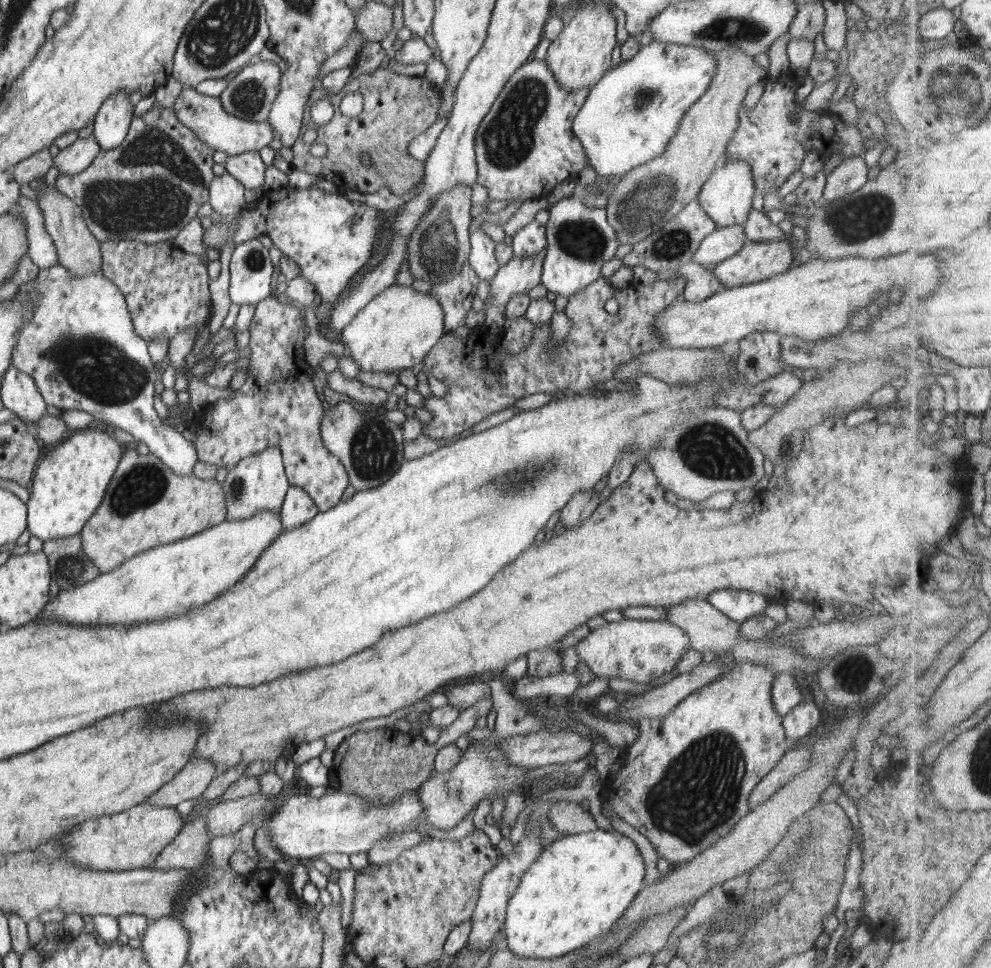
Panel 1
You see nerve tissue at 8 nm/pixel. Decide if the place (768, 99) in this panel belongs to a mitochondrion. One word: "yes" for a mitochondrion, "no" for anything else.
no

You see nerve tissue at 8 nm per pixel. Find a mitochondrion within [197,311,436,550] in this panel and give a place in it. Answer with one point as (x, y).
(373, 448)

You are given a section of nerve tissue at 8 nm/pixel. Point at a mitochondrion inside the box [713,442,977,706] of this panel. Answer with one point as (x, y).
(851, 676)

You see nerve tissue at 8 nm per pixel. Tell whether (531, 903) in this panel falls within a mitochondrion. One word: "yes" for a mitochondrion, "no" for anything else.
no

